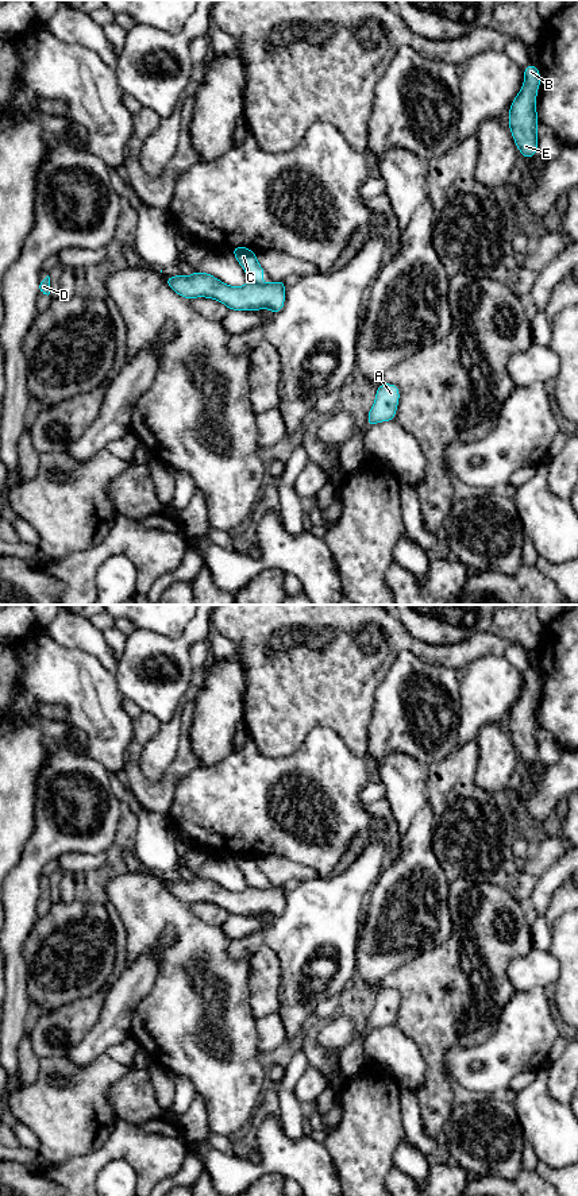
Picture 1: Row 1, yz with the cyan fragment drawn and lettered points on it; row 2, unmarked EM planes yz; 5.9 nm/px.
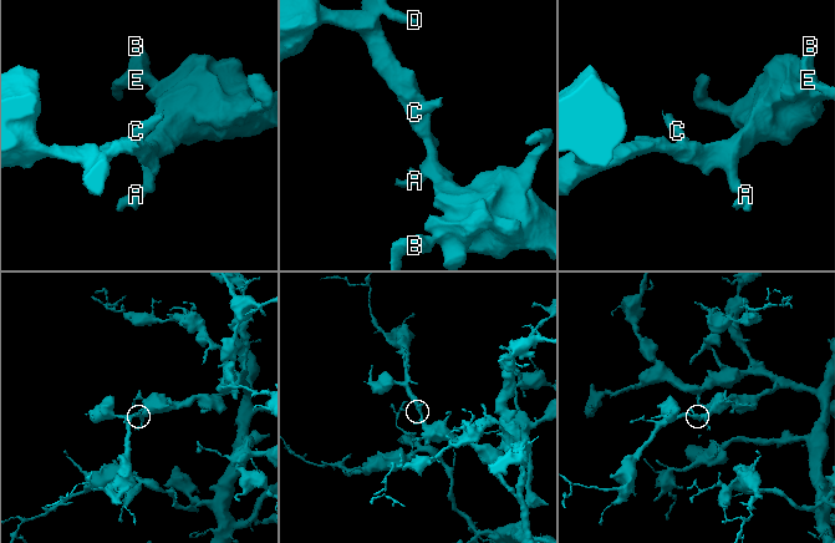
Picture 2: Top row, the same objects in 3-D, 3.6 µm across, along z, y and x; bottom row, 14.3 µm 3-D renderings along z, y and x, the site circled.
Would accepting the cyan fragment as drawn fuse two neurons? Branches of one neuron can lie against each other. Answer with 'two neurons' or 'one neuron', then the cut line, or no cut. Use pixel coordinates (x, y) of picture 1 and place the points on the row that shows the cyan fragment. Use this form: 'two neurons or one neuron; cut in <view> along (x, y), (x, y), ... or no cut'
two neurons; cut in yz along (249, 280), (259, 282)

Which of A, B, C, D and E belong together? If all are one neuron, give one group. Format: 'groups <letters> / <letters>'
groups A B D E / C

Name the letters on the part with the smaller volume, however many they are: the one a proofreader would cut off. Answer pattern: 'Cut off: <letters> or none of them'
Cut off: C

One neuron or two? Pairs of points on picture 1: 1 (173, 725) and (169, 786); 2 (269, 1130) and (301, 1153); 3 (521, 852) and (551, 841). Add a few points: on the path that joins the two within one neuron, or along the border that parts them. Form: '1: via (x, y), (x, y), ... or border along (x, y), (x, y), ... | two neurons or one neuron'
1: border along (181, 732), (165, 772), (146, 778) | two neurons
2: via (277, 1138), (293, 1153) | one neuron
3: border along (535, 840), (534, 849), (527, 859) | two neurons

